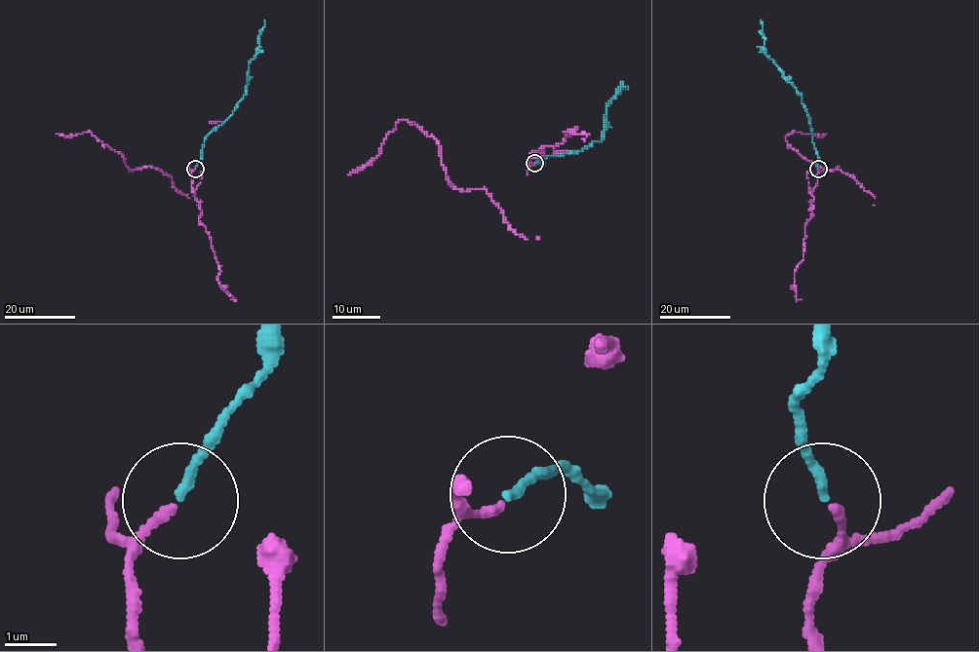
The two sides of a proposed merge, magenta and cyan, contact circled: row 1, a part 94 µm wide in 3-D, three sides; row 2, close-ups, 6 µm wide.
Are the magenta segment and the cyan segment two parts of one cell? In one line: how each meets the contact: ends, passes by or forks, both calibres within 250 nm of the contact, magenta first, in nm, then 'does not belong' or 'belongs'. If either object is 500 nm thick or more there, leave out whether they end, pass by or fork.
magenta passes by; cyan ends there; 110 nm thick on the magenta side, 170 nm on the other; belongs

